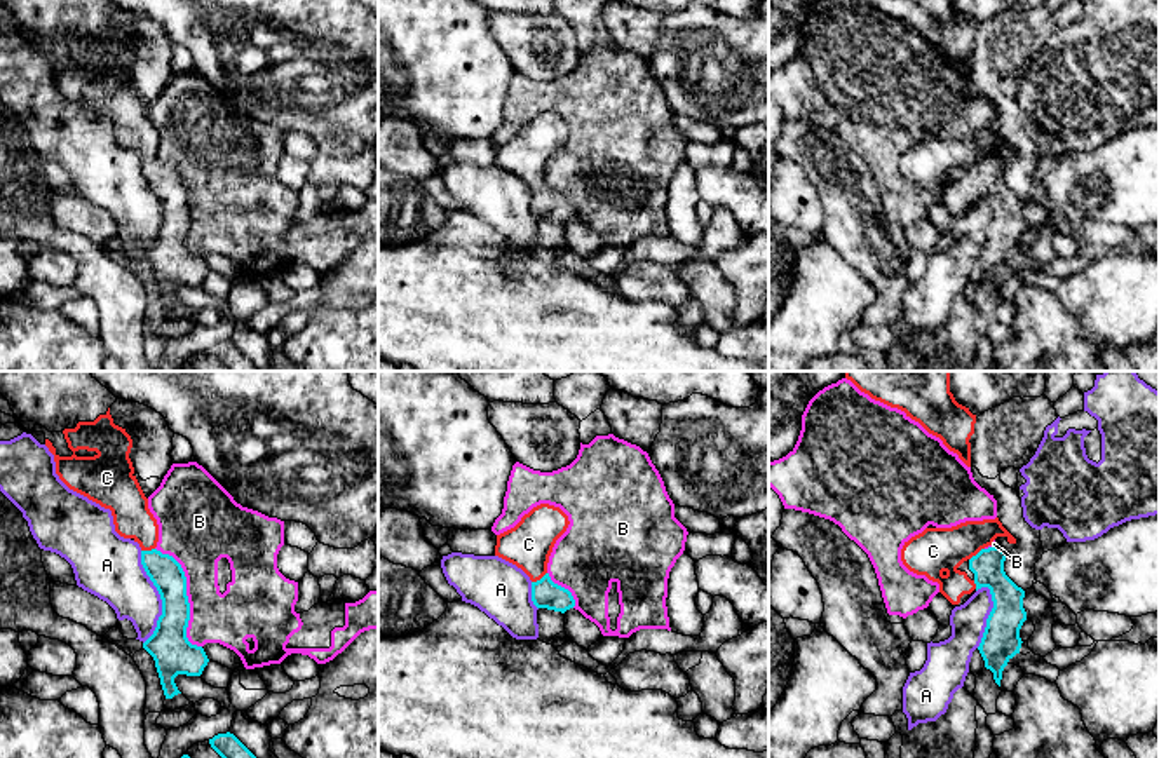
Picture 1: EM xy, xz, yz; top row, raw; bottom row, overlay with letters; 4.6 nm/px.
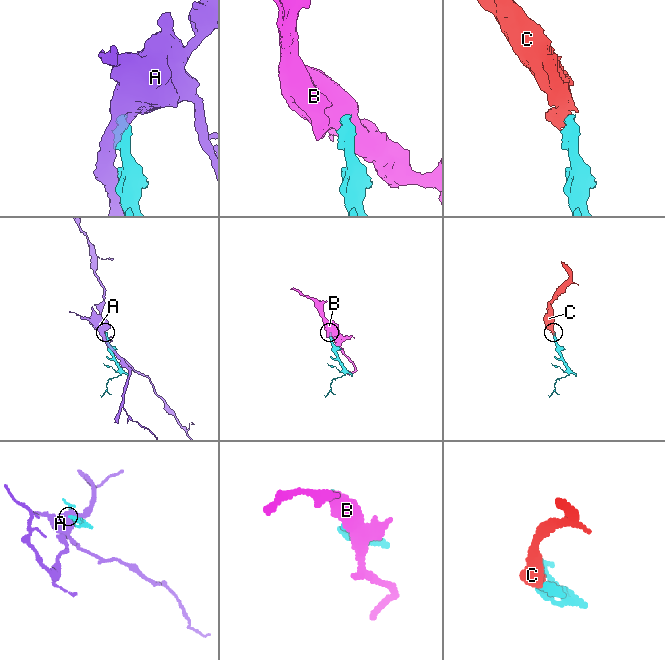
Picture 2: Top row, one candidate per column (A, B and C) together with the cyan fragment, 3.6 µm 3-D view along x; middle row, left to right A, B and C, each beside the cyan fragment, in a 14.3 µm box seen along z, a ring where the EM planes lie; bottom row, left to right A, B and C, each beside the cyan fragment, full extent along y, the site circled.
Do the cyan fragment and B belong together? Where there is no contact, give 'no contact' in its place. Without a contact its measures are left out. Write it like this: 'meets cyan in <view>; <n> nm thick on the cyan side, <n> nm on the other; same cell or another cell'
meets cyan in xy; 190 nm thick on the cyan side, 240 nm on the other; another cell

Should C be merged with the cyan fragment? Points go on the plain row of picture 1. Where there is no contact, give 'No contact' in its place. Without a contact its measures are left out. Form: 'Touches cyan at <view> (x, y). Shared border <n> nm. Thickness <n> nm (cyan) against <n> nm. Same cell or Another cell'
Touches cyan at xz (541, 189). Shared border 90 nm. Thickness 130 nm (cyan) against 220 nm. Same cell

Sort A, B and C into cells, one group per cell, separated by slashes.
A / B / C

